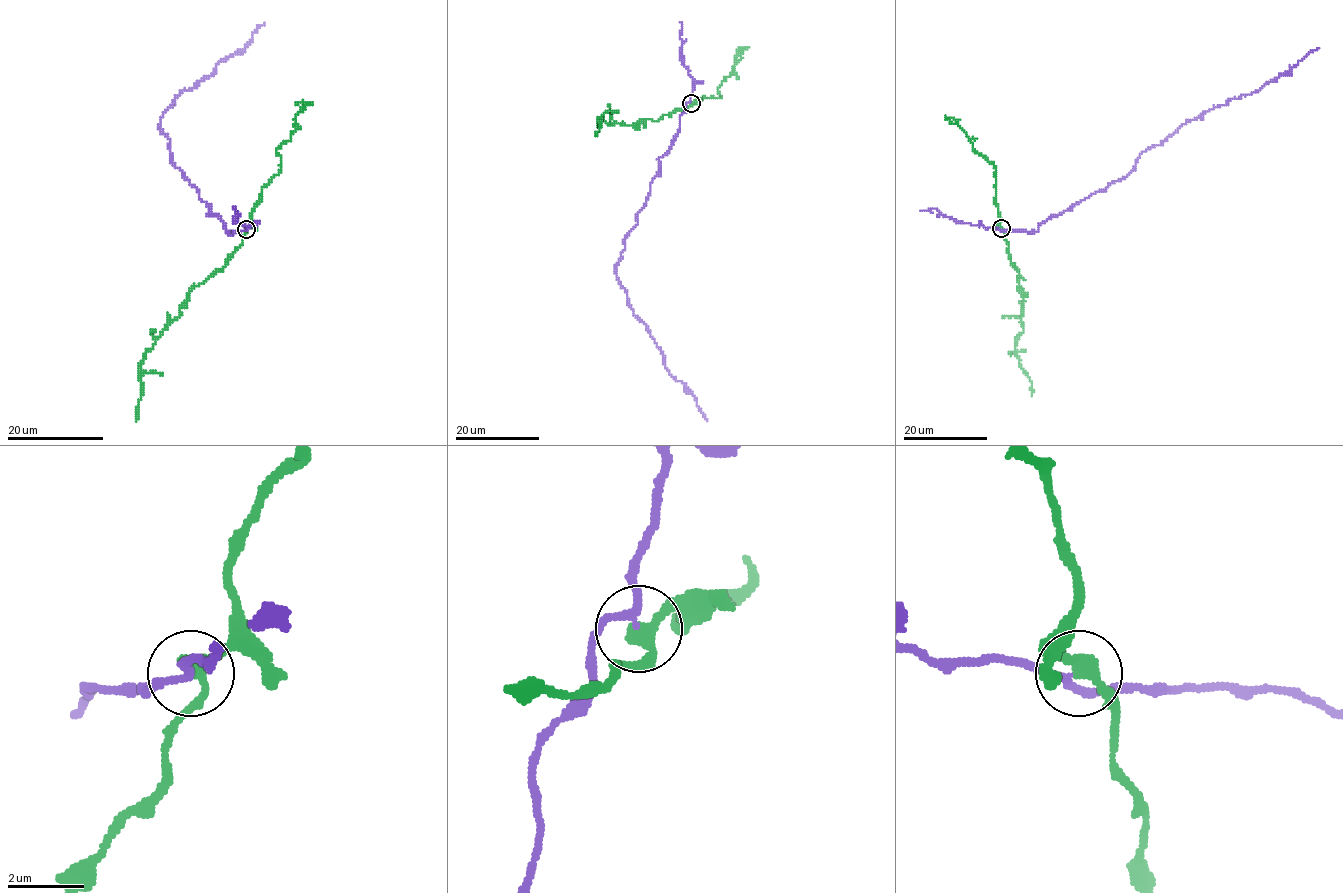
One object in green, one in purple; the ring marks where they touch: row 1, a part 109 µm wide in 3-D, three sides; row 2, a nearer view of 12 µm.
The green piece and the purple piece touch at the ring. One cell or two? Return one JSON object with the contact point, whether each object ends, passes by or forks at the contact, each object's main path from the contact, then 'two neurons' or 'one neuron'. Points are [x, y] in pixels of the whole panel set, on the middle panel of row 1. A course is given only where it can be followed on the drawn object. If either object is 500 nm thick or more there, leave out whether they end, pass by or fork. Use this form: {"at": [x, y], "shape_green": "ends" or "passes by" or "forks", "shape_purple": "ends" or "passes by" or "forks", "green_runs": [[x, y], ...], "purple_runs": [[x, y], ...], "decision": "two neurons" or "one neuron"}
{"at": [691, 103], "shape_green": "passes by", "shape_purple": "passes by", "green_runs": [[690, 103], [684, 110], [634, 126], [609, 125], [599, 116], [600, 129], [594, 134]], "purple_runs": [[690, 103], [658, 158], [660, 171], [615, 272], [668, 373], [707, 421]], "decision": "two neurons"}

